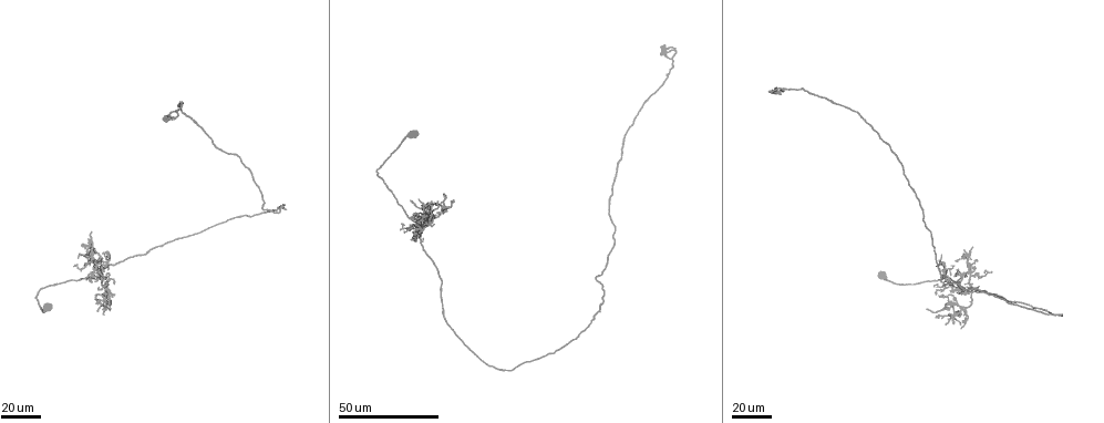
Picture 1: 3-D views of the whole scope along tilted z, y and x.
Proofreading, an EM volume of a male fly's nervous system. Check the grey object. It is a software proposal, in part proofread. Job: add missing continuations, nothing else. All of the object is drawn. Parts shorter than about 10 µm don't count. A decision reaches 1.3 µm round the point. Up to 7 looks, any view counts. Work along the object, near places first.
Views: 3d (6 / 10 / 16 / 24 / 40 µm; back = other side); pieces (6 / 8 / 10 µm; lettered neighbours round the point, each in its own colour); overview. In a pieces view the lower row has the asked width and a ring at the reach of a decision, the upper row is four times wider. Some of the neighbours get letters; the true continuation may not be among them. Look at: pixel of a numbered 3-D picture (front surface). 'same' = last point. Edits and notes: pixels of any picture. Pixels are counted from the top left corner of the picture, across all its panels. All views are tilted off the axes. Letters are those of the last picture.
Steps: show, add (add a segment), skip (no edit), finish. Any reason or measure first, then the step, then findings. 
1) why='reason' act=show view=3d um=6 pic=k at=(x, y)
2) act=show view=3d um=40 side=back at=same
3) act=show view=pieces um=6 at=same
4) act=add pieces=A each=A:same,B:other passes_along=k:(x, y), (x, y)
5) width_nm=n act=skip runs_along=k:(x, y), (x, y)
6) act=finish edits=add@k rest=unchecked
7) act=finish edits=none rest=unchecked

why='thin end' act=show view=3d um=24 pic=1 at=(956, 273)

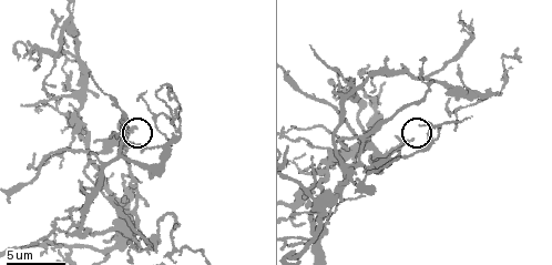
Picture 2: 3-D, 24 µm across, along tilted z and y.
why='what lies round it' act=show view=pieces um=6 pic=2 at=(412, 138)

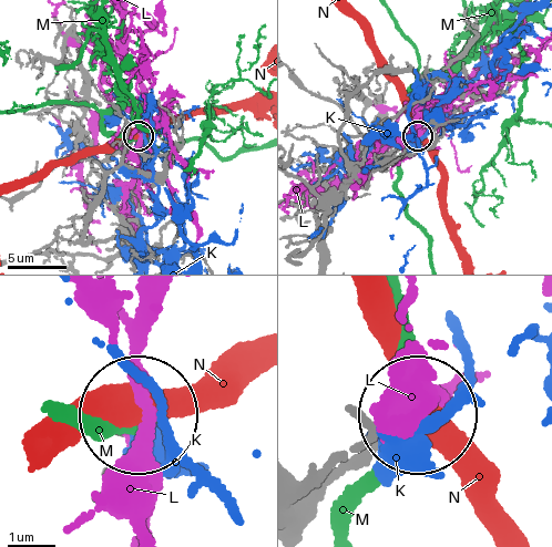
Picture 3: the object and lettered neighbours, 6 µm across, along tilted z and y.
act=skip each=K:other,L:other,M:other,N:other found='none of them fits'

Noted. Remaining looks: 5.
why='an open end' act=show view=3d um=24 pic=1 at=(95, 299)

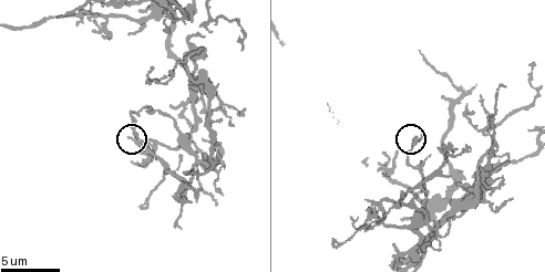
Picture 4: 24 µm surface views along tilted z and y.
act=show view=pieces um=10 pic=4 at=(136, 133)

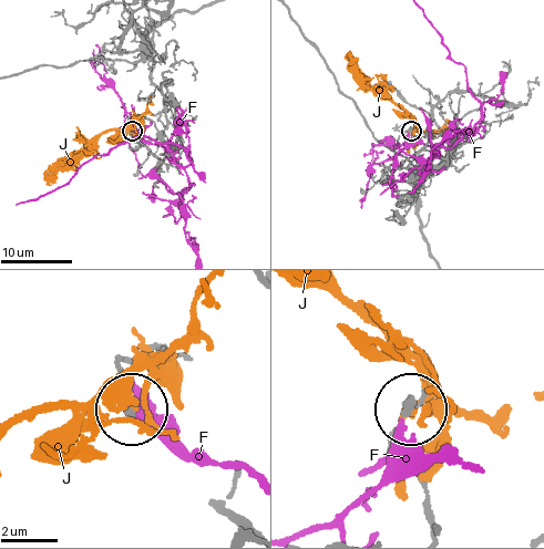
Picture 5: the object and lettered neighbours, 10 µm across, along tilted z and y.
act=skip each=F:other,J:other found='none of them fits'

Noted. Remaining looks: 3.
act=show view=3d um=10 pic=2 at=(366, 67)

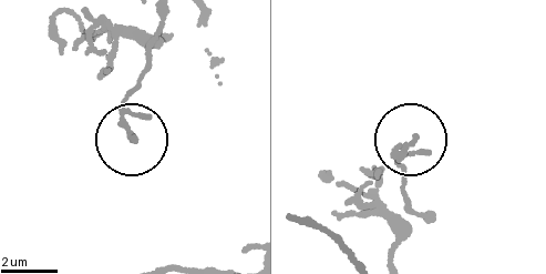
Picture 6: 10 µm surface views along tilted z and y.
why='see the neighbours' act=show view=pieces um=8 pic=6 at=(413, 139)

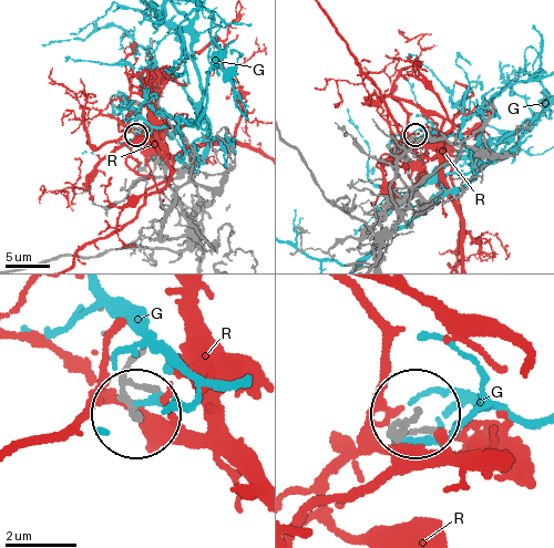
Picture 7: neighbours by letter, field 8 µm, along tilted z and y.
act=skip each=G:other,R:other found='none of them fits'

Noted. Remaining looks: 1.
act=finish edits=none rest=unchecked

